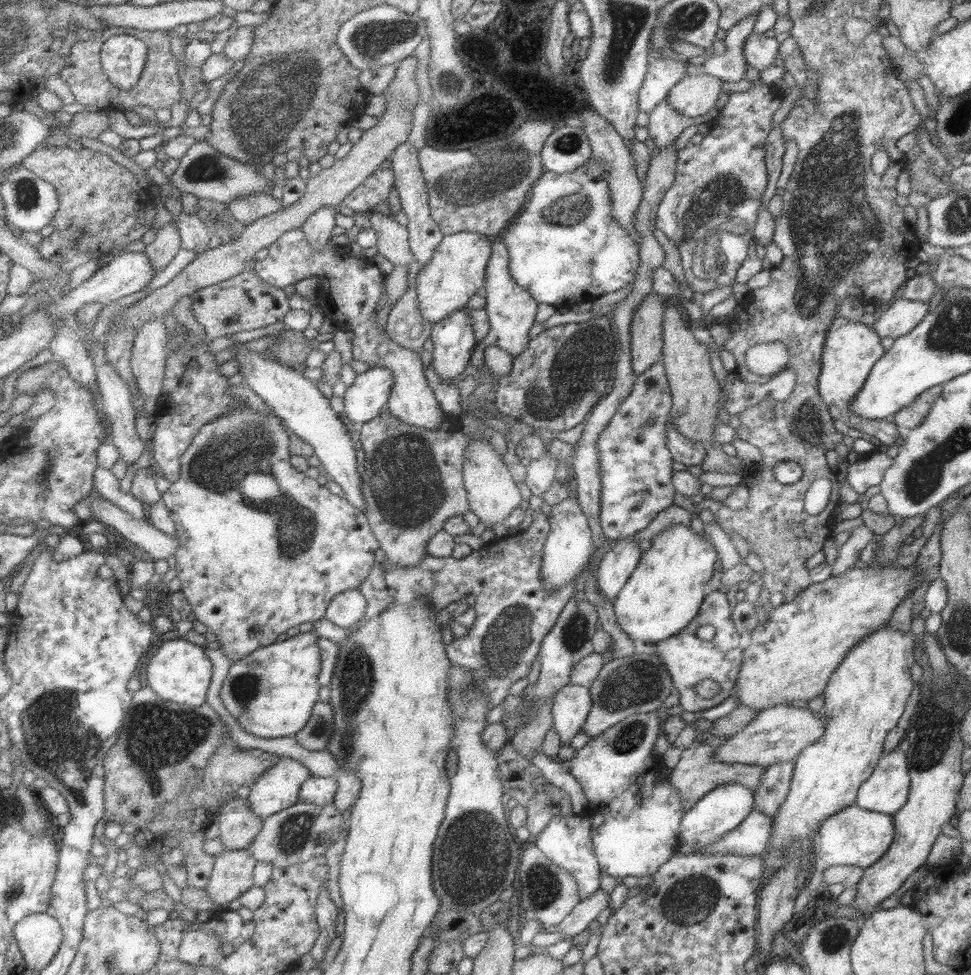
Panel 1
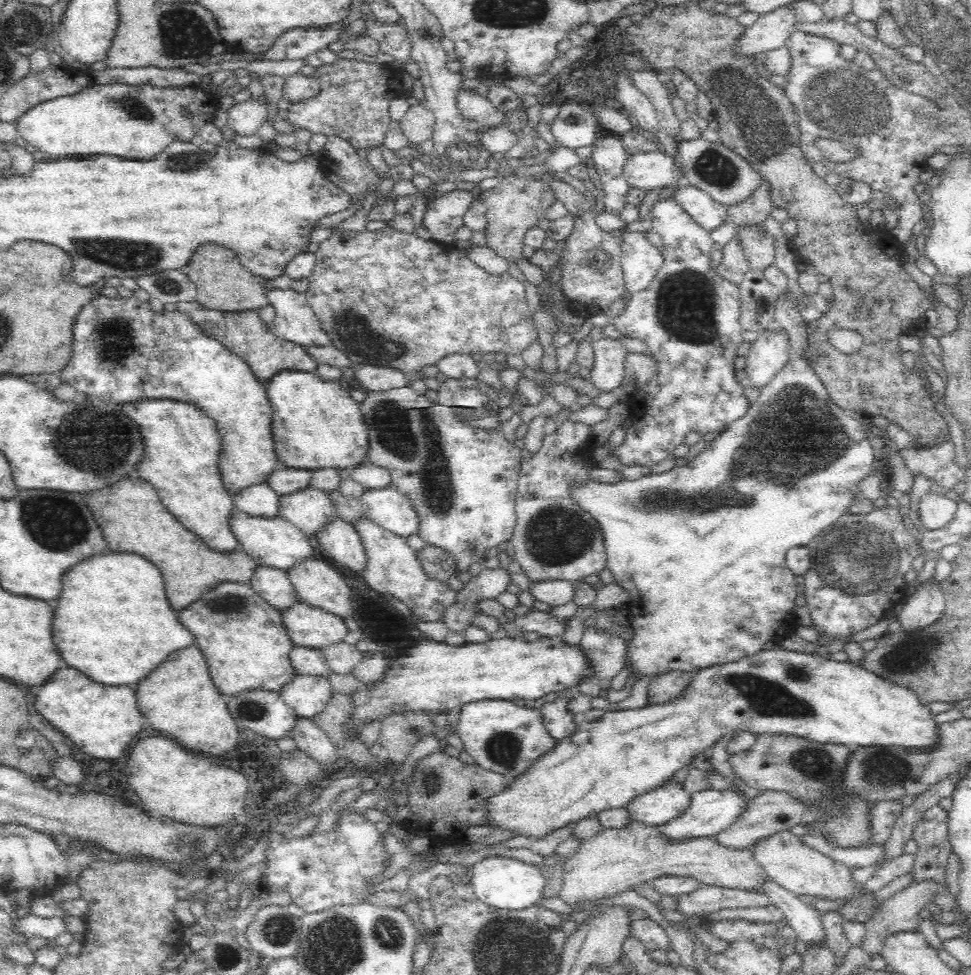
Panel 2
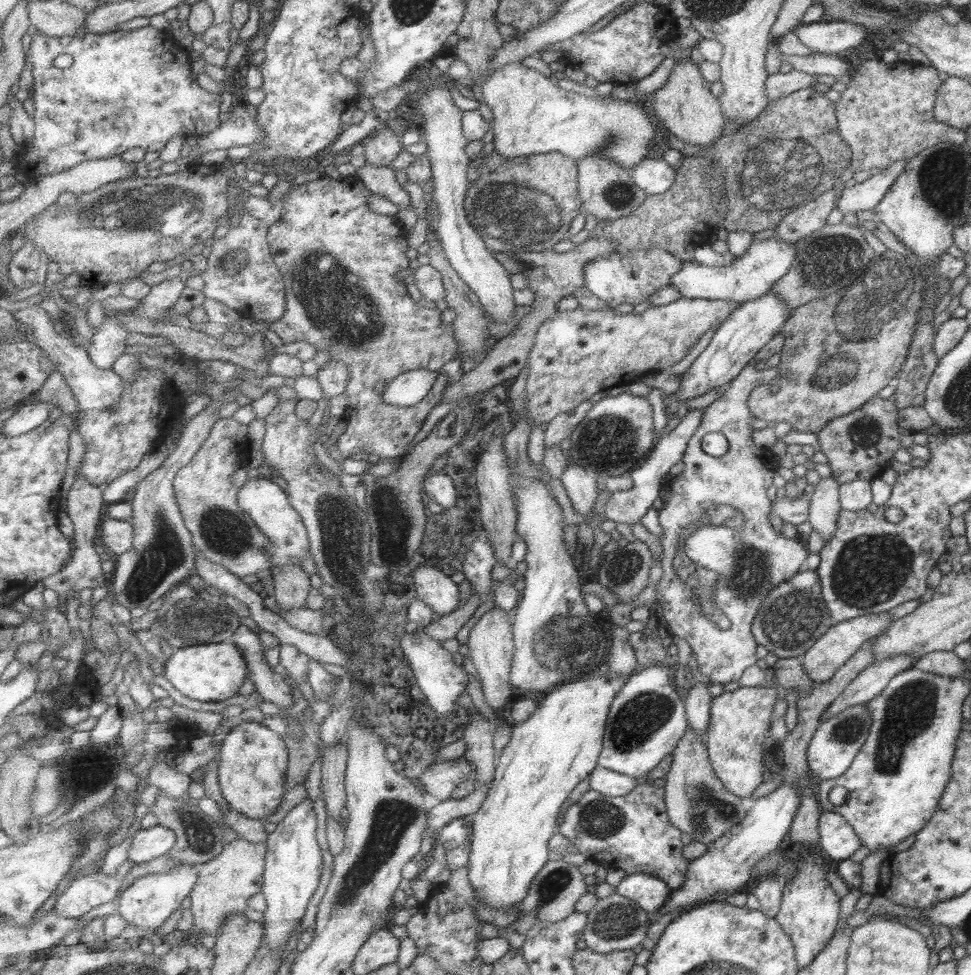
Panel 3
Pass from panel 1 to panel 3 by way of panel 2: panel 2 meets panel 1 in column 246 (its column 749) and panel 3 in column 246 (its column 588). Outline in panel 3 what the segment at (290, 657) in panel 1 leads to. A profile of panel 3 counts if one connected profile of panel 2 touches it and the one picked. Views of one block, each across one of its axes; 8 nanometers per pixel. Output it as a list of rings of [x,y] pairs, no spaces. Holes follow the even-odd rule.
[[[249,721],[234,727],[225,738],[219,759],[220,785],[231,808],[262,821],[278,811],[288,791],[286,778],[291,759],[286,740],[265,725]]]

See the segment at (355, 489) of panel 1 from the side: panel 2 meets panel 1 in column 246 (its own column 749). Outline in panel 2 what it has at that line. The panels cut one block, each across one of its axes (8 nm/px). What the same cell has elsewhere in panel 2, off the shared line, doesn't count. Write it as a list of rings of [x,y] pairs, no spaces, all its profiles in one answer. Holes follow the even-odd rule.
[[[773,325],[759,332],[746,356],[747,382],[761,388],[788,364],[790,340],[785,328]]]

